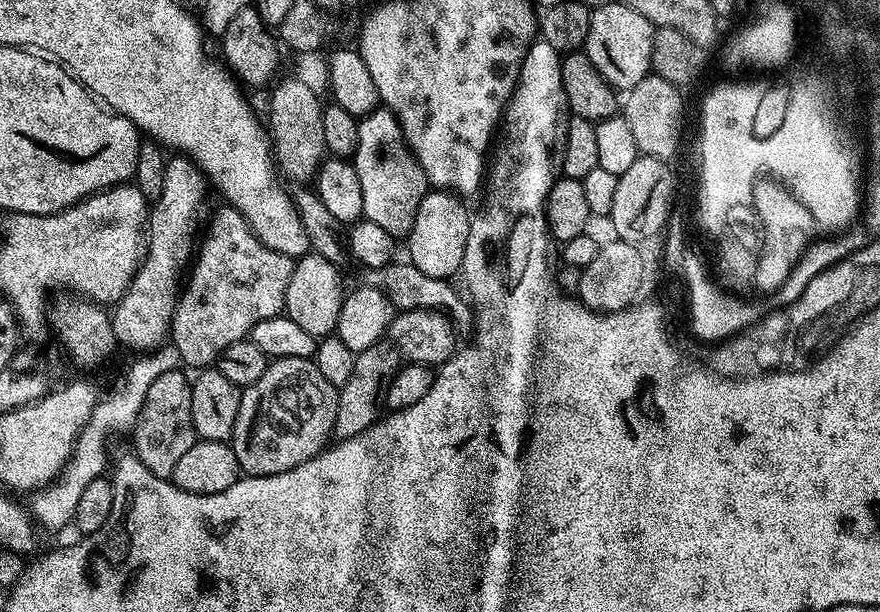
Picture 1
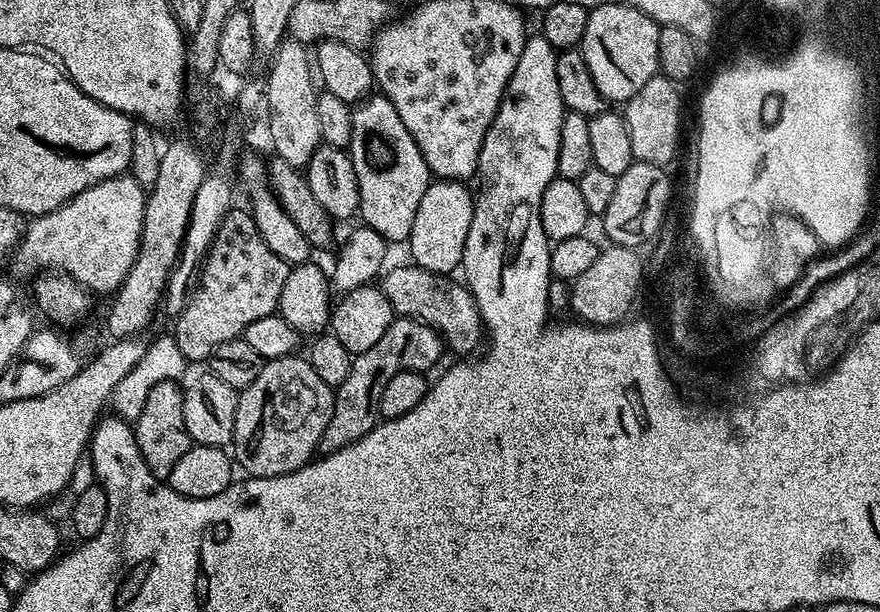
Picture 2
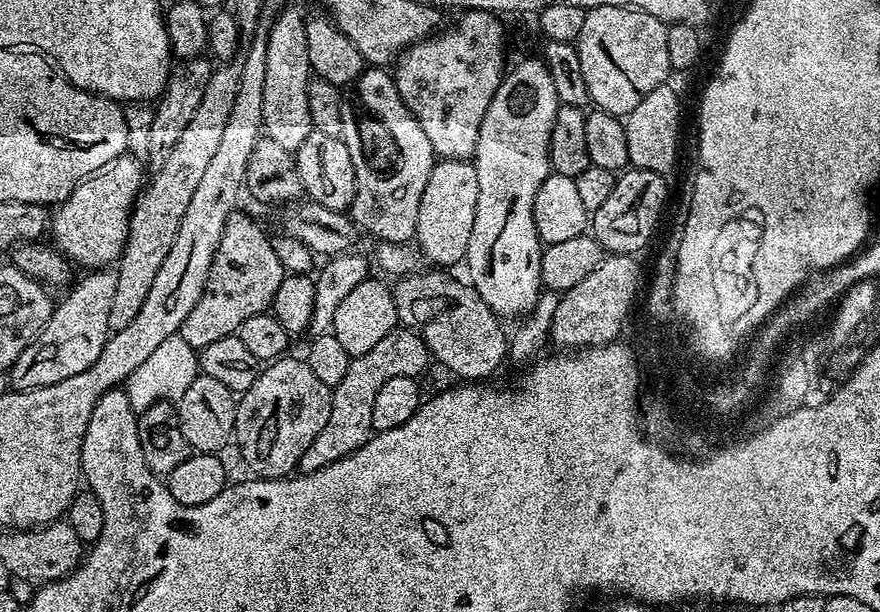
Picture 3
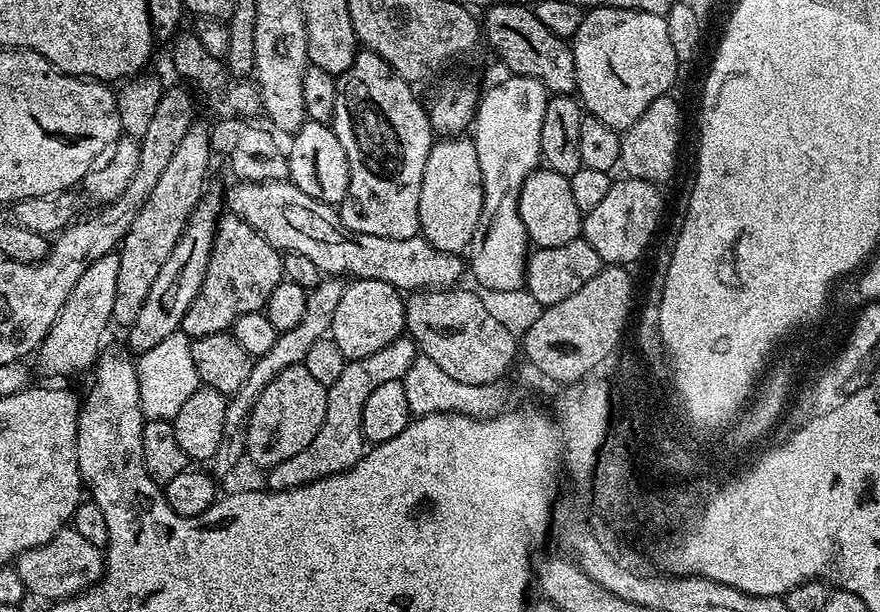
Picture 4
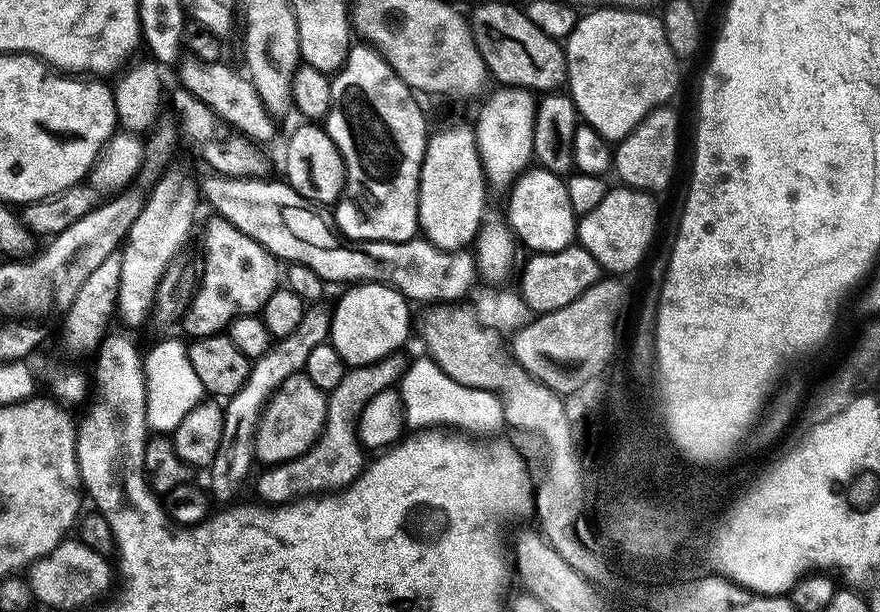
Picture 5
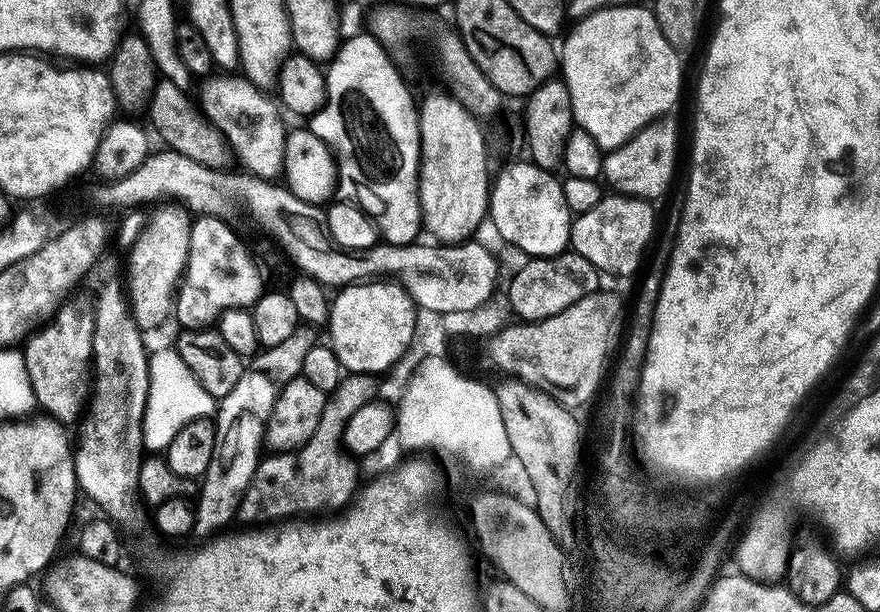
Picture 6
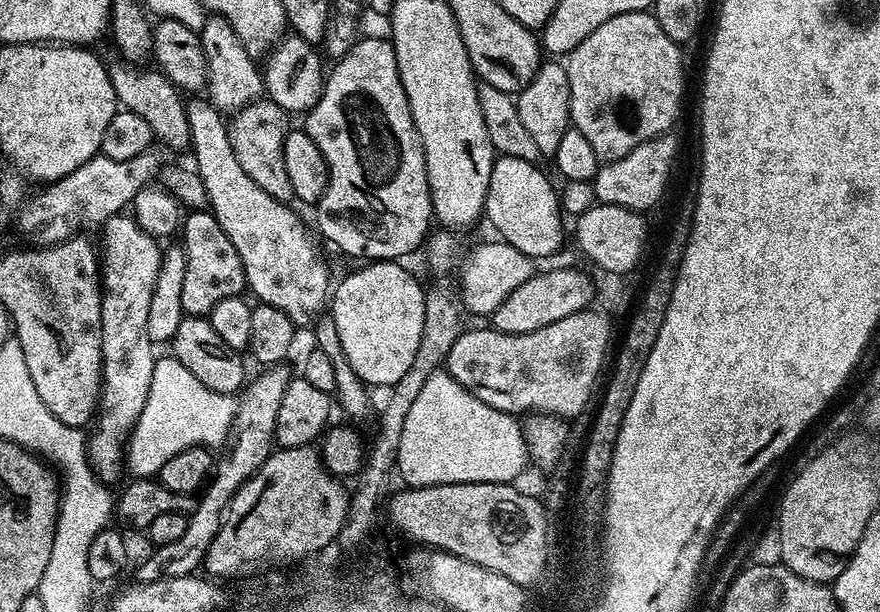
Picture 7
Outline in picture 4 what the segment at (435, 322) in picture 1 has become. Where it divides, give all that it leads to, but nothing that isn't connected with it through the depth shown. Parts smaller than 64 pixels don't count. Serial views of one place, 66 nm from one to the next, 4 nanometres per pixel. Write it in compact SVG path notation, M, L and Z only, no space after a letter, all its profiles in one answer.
M401 334L397 340L372 355L361 360L347 361L338 382L327 389L326 418L322 422L322 430L318 430L314 442L310 442L306 450L270 469L267 473L267 487L272 490L301 488L303 484L313 484L315 480L336 476L354 467L366 451L366 441L362 434L362 410L365 409L370 394L374 394L374 390L378 390L382 382L403 380L417 355L416 341Z

